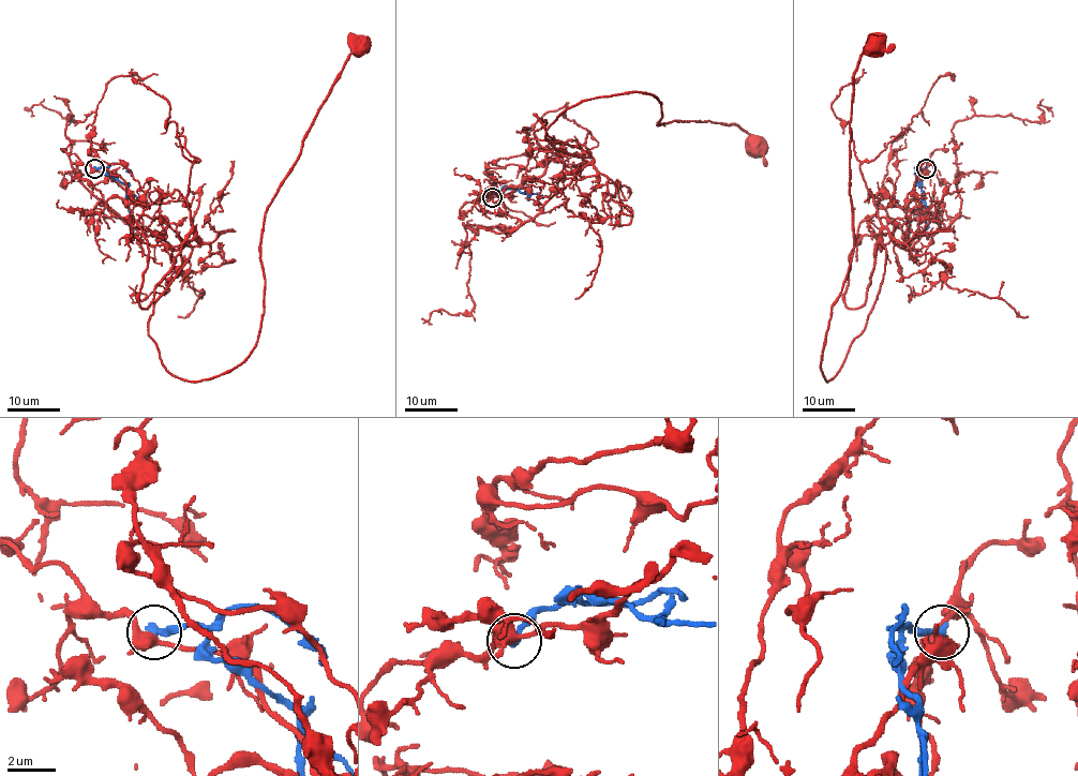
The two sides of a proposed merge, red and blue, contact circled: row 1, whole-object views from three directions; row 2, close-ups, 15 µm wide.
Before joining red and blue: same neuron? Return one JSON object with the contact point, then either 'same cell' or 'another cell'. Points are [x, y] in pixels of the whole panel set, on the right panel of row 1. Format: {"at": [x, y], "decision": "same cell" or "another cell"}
{"at": [926, 168], "decision": "another cell"}

